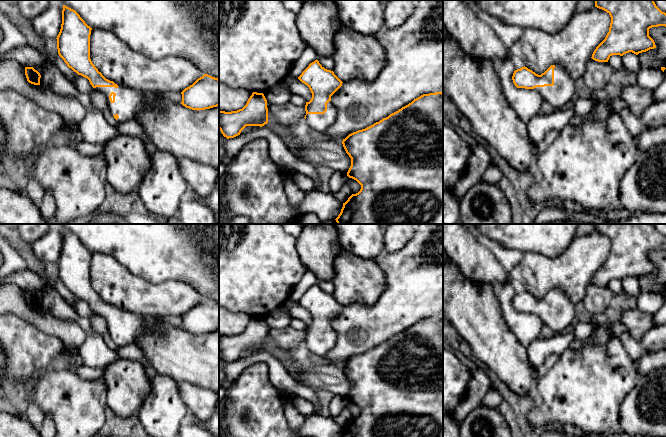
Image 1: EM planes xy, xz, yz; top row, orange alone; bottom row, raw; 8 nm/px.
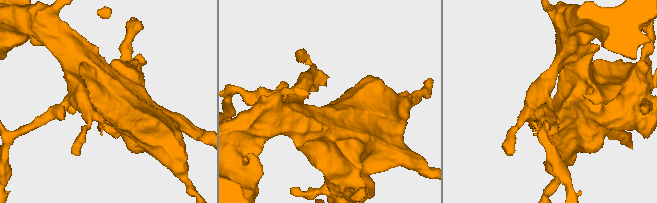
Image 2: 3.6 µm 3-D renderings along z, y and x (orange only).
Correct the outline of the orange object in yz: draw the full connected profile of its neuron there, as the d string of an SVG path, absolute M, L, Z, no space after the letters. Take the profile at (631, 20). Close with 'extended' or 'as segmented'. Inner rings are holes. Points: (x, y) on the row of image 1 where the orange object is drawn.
M594 0L595 7L606 11L611 17L609 32L605 39L596 47L592 59L608 62L612 55L623 56L632 52L636 55L656 48L654 40L649 36L652 27L666 27L666 13L662 12L654 0Z | as segmented

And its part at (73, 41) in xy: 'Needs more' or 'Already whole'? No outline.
Needs more

